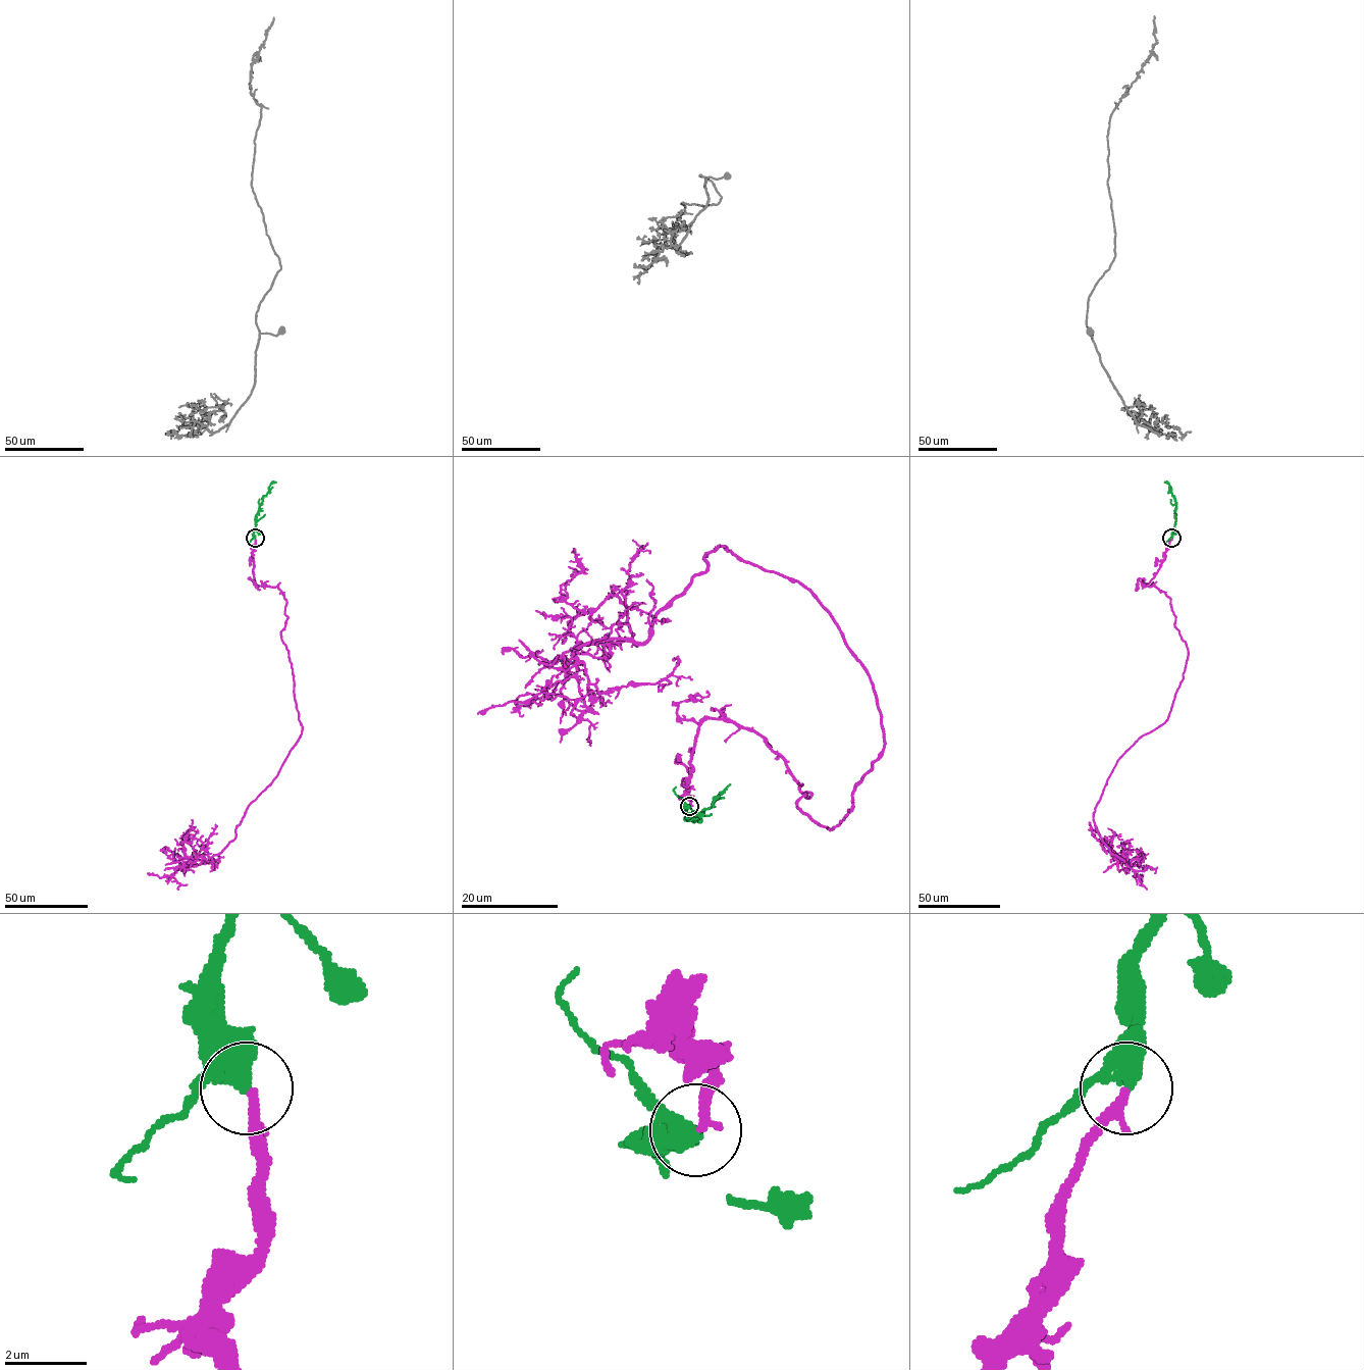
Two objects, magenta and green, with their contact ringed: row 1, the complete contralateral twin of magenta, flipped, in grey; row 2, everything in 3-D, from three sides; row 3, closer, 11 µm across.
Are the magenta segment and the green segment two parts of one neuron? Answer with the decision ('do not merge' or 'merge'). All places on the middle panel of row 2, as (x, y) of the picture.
merge

